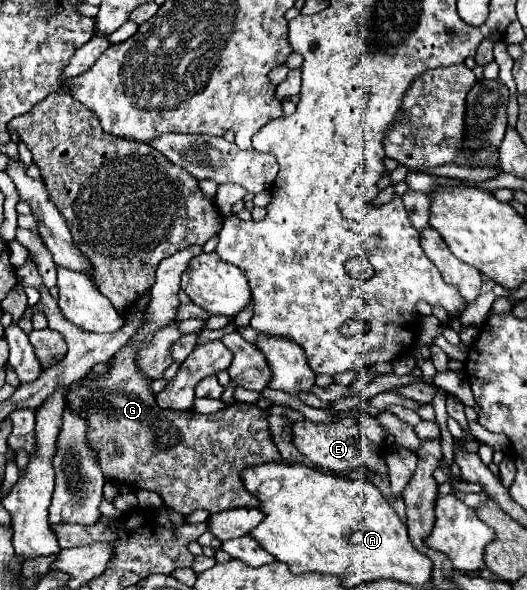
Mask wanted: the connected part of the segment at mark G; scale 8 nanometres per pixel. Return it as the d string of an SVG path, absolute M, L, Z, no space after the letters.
M188 246L174 256L160 262L156 272L156 282L150 288L150 302L144 308L144 322L136 330L136 334L126 342L126 346L120 348L108 362L108 370L104 374L90 372L90 380L78 380L68 386L68 408L70 412L78 414L86 422L86 436L88 446L96 452L96 460L100 464L100 470L108 482L122 484L132 490L154 490L162 496L164 504L182 516L192 514L194 510L206 510L210 514L232 510L232 508L258 508L260 500L250 494L244 486L244 480L240 472L244 468L252 468L258 464L268 462L282 462L282 456L274 442L270 440L268 422L266 422L266 410L256 408L256 404L244 404L236 402L230 408L224 408L216 414L198 414L190 410L164 410L156 402L156 394L152 392L152 378L148 378L138 366L136 358L138 352L152 342L154 334L166 326L170 326L176 320L176 312L180 306L178 292L180 292L180 276L188 268L190 260L202 254L202 246Z

